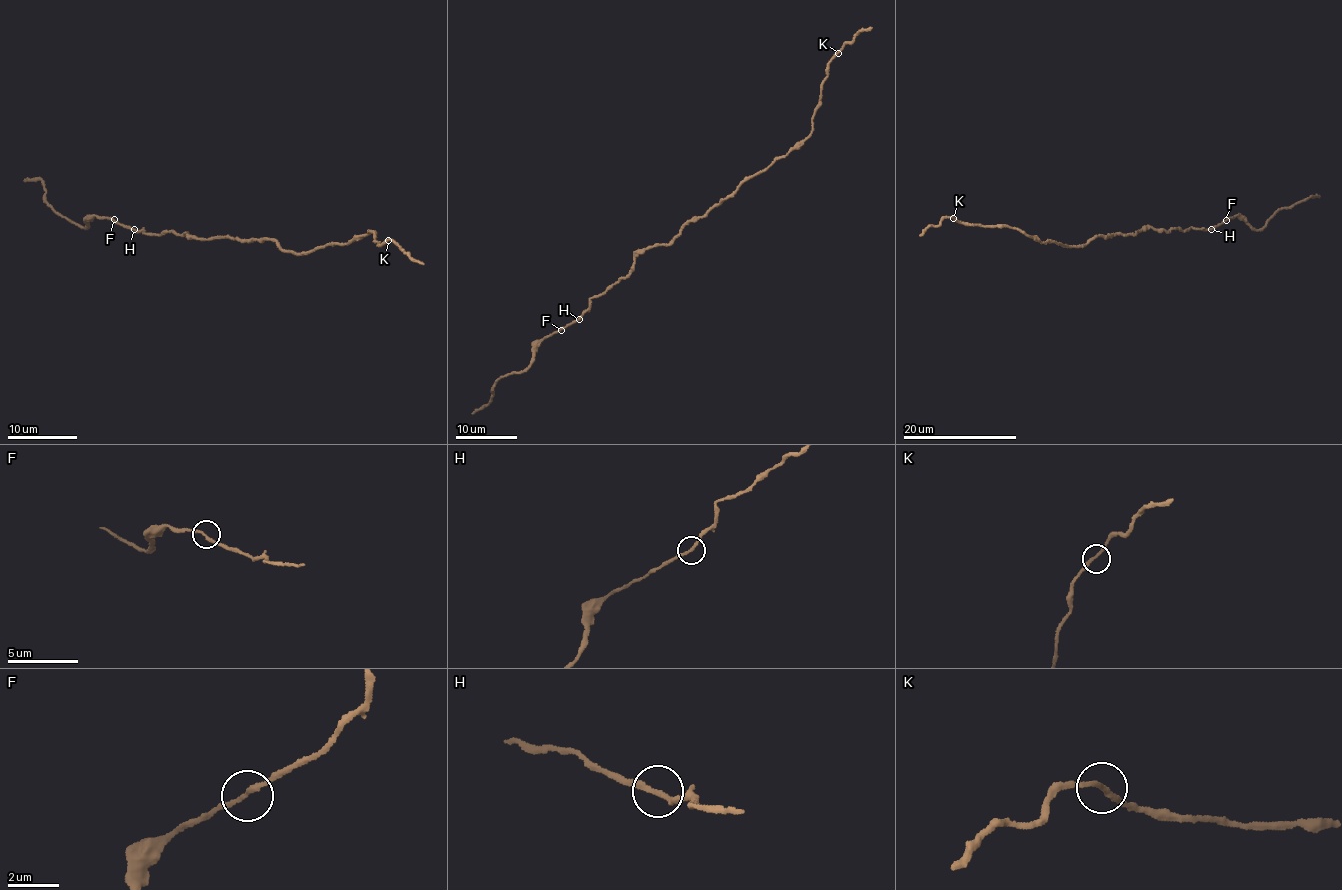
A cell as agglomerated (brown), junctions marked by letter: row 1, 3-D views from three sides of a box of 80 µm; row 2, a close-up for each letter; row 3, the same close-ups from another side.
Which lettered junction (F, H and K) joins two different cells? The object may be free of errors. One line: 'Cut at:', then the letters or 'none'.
Cut at: none

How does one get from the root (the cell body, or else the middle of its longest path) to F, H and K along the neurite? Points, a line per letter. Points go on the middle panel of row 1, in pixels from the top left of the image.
F: (677, 235), (667, 245), (645, 248), (634, 258), (633, 268), (625, 278), (595, 295), (582, 315), (561, 330)
H: (677, 235), (667, 245), (645, 248), (634, 258), (633, 268), (625, 278), (592, 298), (590, 307), (579, 319)
K: (677, 235), (689, 221), (705, 217), (745, 180), (798, 147), (811, 131), (827, 65), (838, 53)

